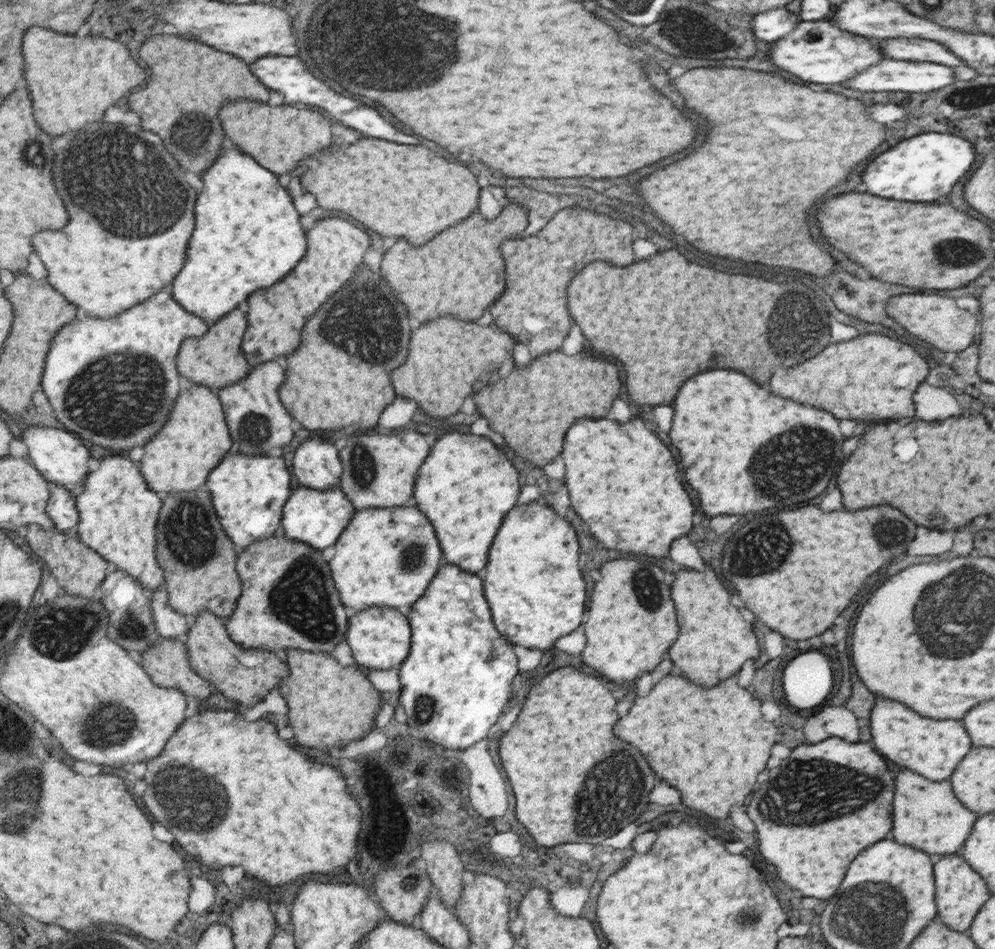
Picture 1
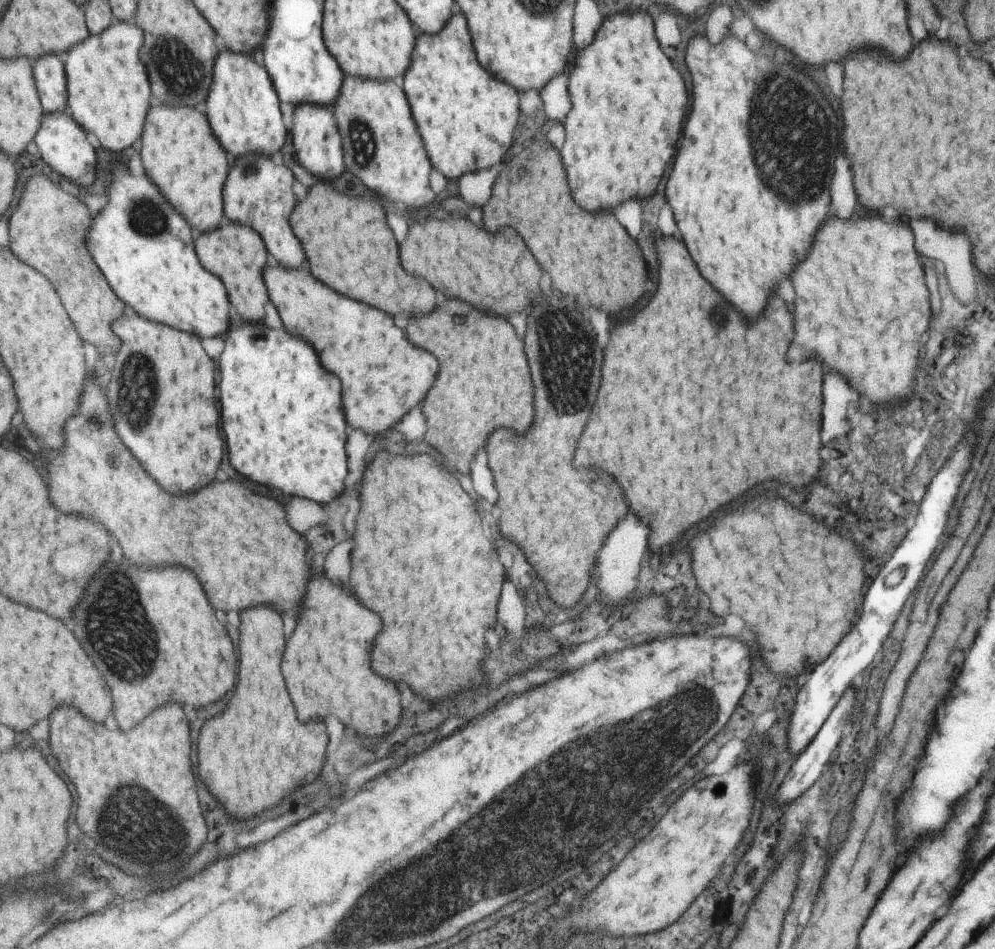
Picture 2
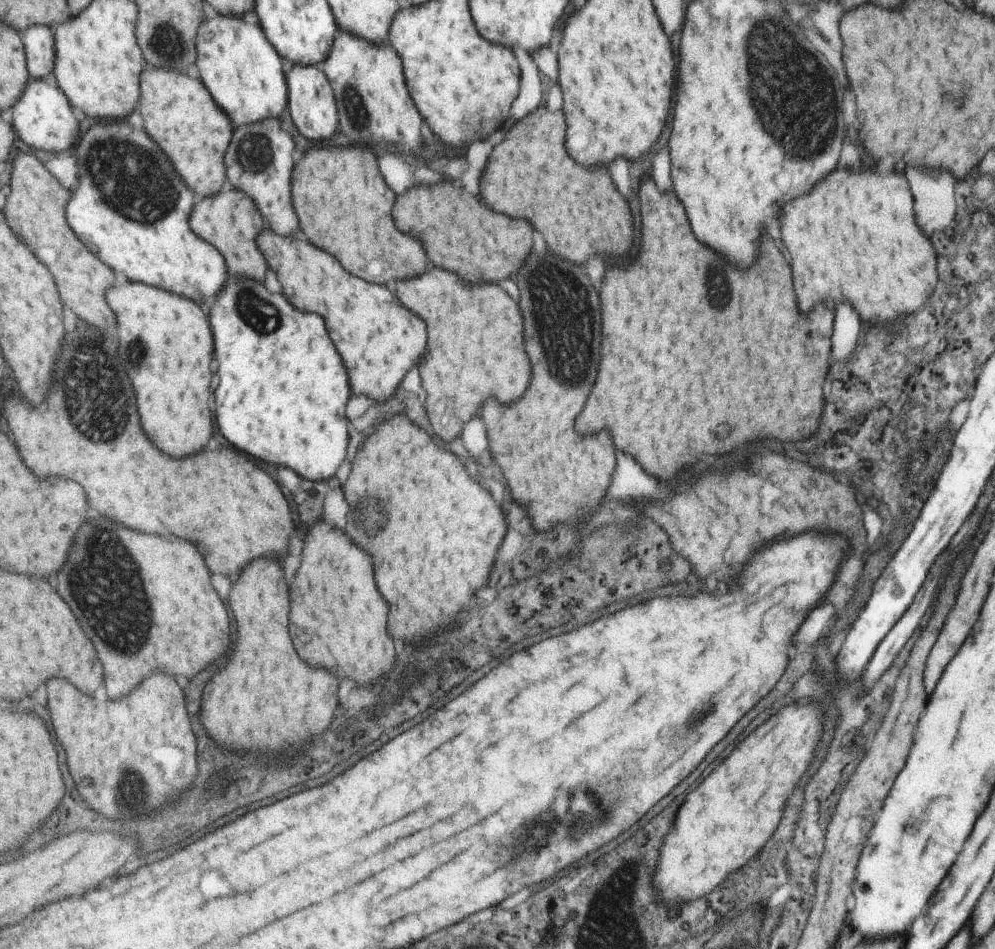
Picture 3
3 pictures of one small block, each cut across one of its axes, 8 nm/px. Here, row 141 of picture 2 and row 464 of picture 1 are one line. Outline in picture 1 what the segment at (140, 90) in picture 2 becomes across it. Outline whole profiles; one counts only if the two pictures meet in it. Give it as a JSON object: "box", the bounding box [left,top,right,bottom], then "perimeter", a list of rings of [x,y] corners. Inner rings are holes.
{"box":[77,456,167,593],"perimeter":[[[106,456],[100,460],[99,469],[88,475],[85,486],[86,490],[77,498],[77,505],[81,512],[81,524],[77,533],[82,541],[96,549],[110,562],[114,562],[118,569],[138,577],[149,593],[155,593],[163,588],[167,584],[167,576],[156,550],[159,545],[156,528],[158,528],[158,518],[164,506],[164,500],[160,498],[158,492],[150,488],[140,466],[134,460],[124,456]]]}

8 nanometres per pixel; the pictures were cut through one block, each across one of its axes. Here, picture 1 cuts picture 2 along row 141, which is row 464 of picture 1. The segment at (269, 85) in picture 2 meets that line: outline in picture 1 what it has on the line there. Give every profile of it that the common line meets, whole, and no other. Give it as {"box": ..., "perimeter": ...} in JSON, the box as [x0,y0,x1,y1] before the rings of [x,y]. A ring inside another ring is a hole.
{"box":[208,452,294,549],"perimeter":[[[230,452],[221,466],[210,475],[208,486],[214,492],[214,502],[218,504],[221,522],[234,536],[236,545],[244,549],[252,543],[258,543],[283,531],[286,504],[292,497],[294,476],[286,466],[282,456],[249,456],[248,453]]]}

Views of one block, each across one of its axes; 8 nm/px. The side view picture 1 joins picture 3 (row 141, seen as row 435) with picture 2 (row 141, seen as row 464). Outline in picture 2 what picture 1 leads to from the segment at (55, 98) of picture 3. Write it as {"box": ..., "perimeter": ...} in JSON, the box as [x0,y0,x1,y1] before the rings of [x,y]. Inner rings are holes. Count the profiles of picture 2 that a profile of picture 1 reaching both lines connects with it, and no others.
{"box":[36,113,98,186],"perimeter":[[[46,113],[42,131],[38,134],[36,144],[45,162],[60,176],[71,179],[79,186],[94,186],[98,176],[98,151],[90,142],[85,129],[69,113]]]}

